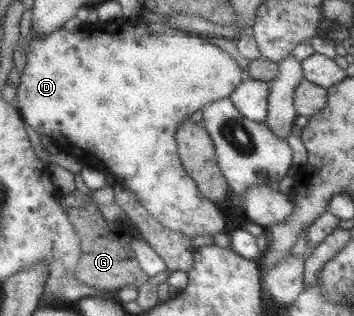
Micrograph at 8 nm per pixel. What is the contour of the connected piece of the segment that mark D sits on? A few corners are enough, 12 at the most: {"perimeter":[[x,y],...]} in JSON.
{"perimeter":[[142,17],[27,42],[18,112],[160,226],[223,233],[177,153],[244,71]]}

